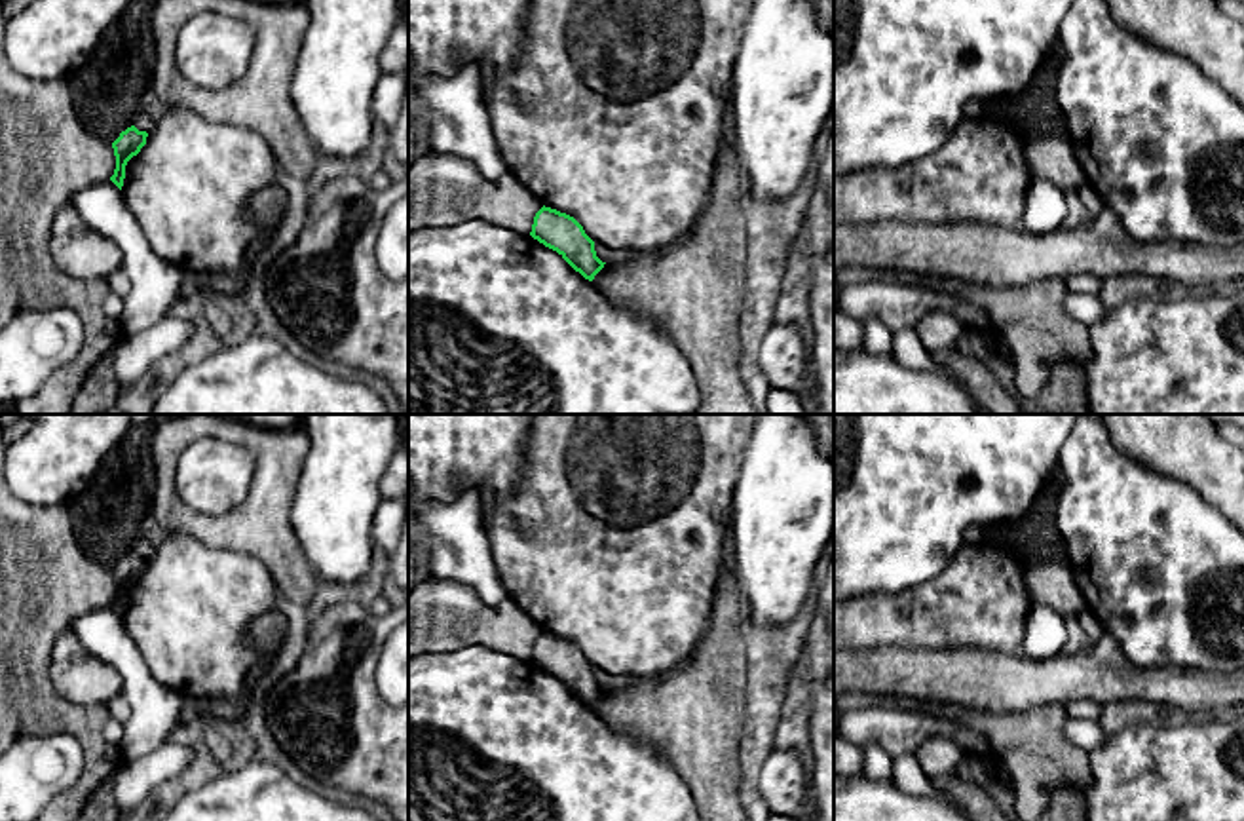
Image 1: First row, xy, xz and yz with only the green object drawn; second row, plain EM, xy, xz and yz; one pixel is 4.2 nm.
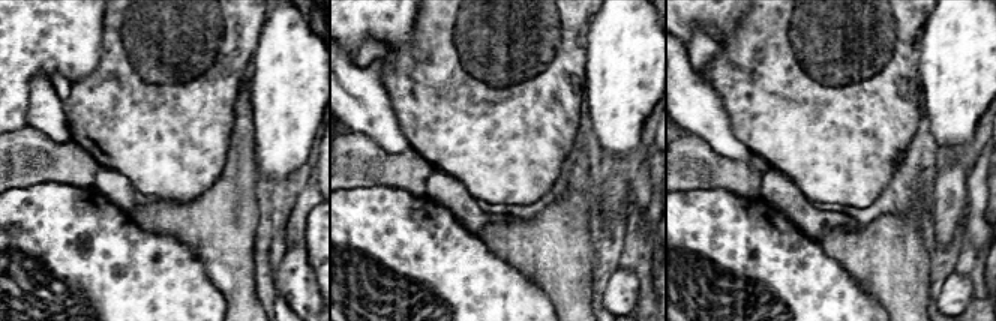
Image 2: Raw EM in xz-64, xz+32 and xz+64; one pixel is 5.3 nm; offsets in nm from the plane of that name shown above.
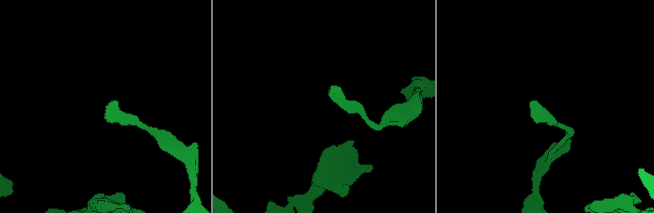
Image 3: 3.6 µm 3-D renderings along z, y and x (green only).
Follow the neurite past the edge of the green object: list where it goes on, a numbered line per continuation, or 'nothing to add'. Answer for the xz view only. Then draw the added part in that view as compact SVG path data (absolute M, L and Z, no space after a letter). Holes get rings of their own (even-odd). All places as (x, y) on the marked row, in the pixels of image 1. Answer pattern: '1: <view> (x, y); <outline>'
nothing to add

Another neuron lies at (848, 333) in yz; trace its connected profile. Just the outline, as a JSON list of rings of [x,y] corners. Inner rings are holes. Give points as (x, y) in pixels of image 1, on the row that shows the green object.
[[[834,308],[834,350],[862,350],[862,321]]]

